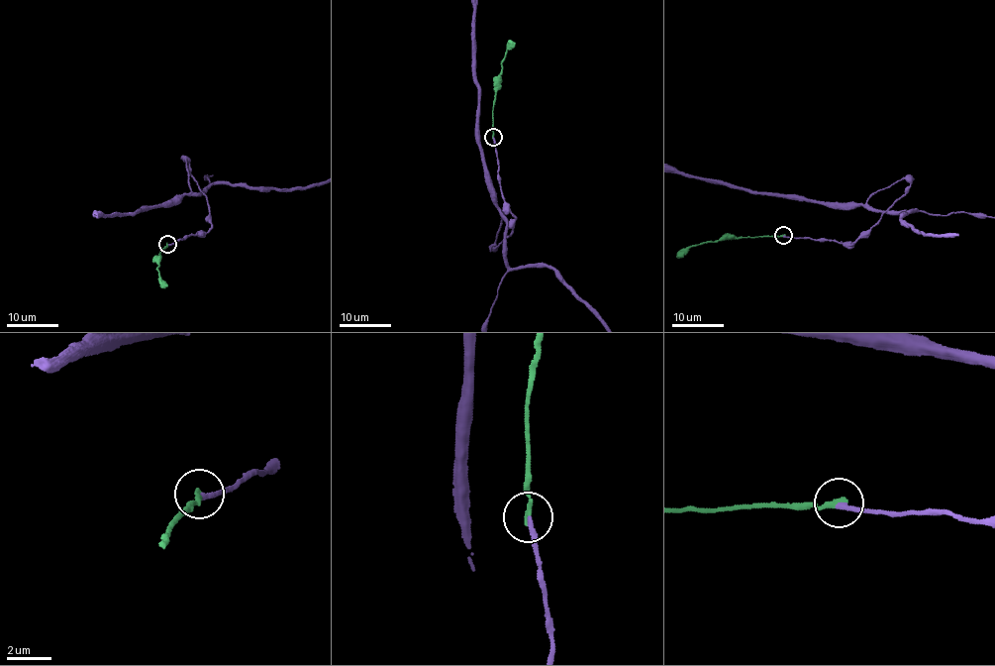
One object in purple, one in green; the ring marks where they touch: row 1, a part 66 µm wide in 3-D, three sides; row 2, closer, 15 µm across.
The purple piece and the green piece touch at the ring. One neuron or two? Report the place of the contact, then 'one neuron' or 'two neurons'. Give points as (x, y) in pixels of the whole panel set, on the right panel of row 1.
place (783, 235); one neuron

